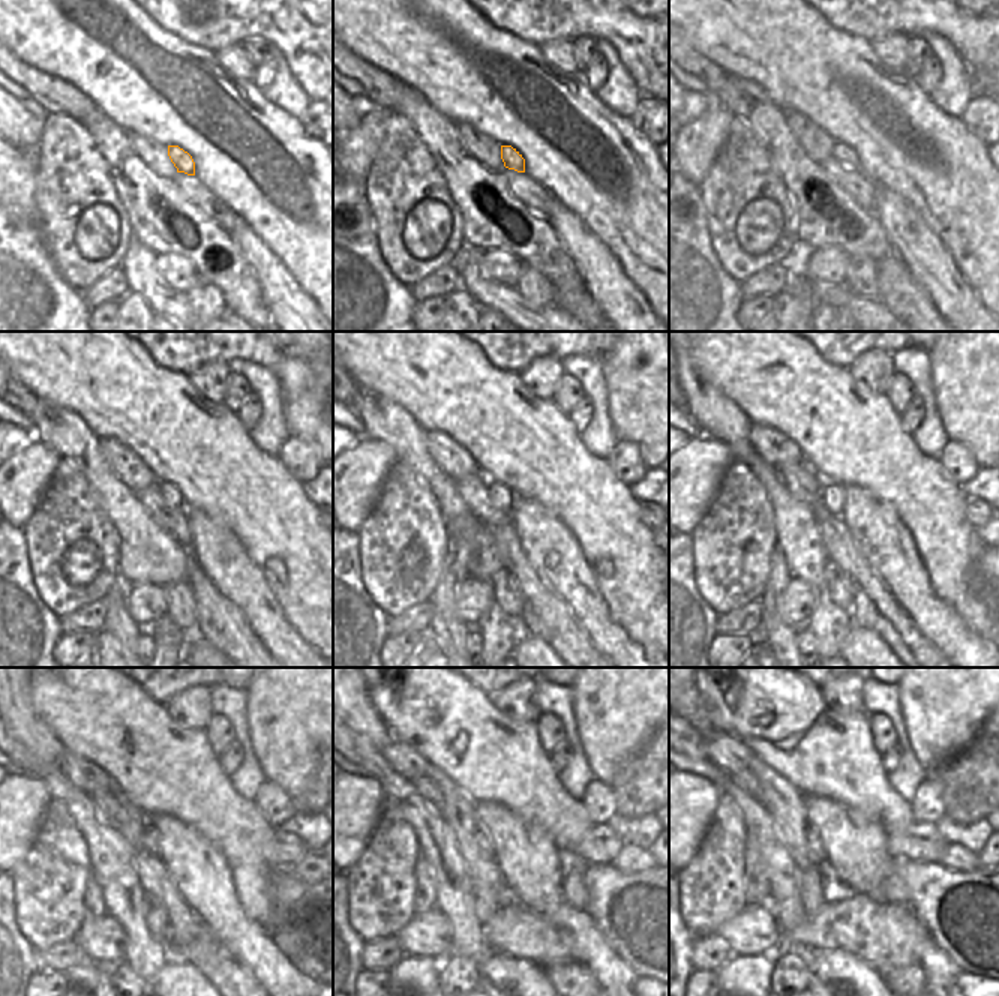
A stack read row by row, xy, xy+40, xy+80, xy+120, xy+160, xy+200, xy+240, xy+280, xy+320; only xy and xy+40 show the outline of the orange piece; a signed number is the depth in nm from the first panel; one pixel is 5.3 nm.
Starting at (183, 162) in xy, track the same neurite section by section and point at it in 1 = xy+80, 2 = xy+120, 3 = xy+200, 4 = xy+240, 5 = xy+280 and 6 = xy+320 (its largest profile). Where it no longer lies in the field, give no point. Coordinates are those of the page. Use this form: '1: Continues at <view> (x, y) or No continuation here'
1: Continues at xy+80 (843, 155)
2: Continues at xy+120 (171, 497)
3: Continues at xy+200 (831, 492)
4: Continues at xy+240 (147, 837)
5: Continues at xy+280 (483, 845)
6: Continues at xy+320 (815, 846)

